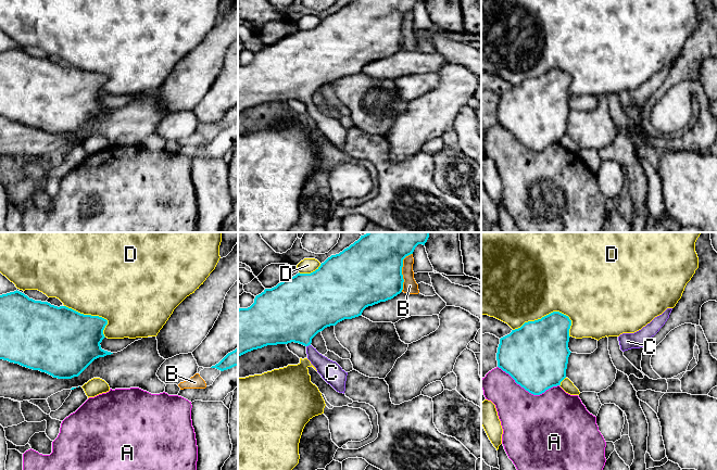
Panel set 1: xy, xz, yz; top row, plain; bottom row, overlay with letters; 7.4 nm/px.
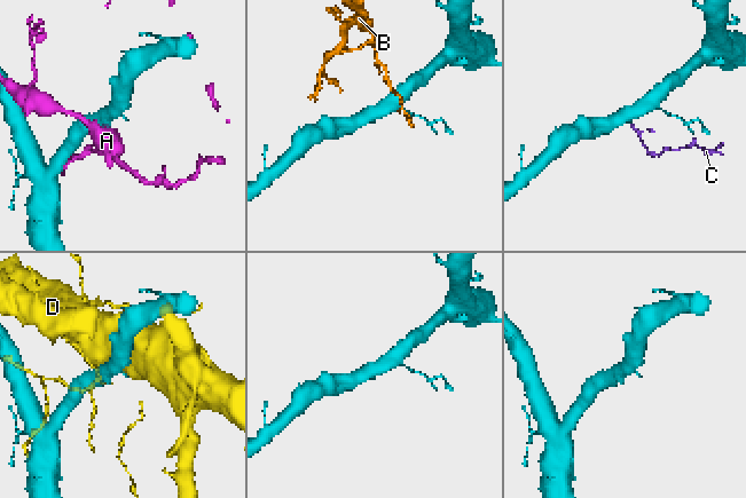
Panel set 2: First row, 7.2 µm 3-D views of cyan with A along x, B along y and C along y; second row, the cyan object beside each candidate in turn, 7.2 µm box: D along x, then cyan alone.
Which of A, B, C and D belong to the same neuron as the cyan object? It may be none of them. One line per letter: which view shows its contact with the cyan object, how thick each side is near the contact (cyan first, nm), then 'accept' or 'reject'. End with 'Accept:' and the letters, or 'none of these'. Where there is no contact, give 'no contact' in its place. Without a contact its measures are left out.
A: yz | 460/440 nm | reject
B: xz | 460/110 nm | reject
C: xz | 420/150 nm | accept
D: yz | 440/500 nm | reject
Accept: C

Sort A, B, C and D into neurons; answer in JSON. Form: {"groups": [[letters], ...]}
{"groups": [["A"], ["B"], ["C"], ["D"]]}

